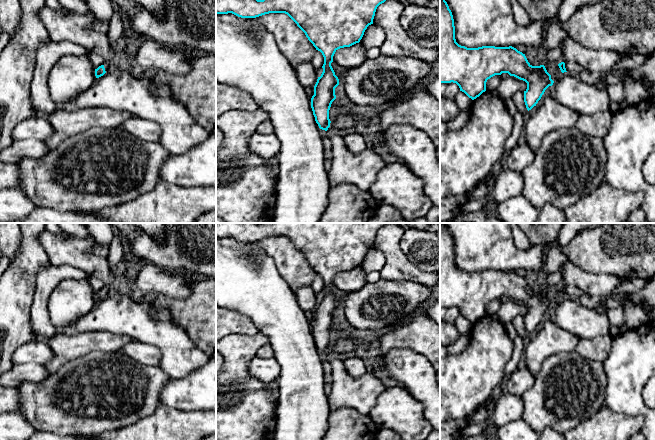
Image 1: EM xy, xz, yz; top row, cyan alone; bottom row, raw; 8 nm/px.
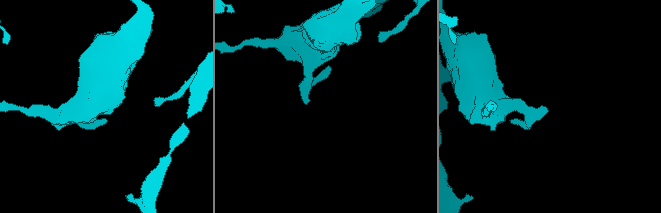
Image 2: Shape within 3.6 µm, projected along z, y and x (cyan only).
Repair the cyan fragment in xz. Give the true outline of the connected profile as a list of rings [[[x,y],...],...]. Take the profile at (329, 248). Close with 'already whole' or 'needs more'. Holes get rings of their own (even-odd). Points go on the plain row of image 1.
[[[216,223],[216,238],[232,237],[241,242],[256,242],[269,237],[285,237],[305,257],[308,264],[324,281],[323,296],[314,310],[311,332],[319,352],[327,356],[332,367],[331,392],[328,396],[332,411],[348,407],[368,416],[377,399],[386,387],[379,377],[369,371],[360,377],[350,376],[343,361],[337,359],[330,351],[329,334],[336,323],[335,312],[339,303],[331,290],[335,276],[344,271],[359,267],[365,254],[371,248],[377,231],[388,223]]]; needs more

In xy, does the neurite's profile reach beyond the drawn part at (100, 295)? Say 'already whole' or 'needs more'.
needs more

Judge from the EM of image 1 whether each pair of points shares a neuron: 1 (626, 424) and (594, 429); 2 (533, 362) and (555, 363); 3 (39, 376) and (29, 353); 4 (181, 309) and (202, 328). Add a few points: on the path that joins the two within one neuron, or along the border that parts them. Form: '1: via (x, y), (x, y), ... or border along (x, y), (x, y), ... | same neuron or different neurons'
1: via (618, 427), (615, 429), (602, 429) | same neuron
2: border along (564, 351), (550, 355), (543, 362), (535, 376) | different neurons
3: border along (13, 363), (40, 363), (43, 365) | different neurons
4: via (186, 312), (197, 323) | same neuron

